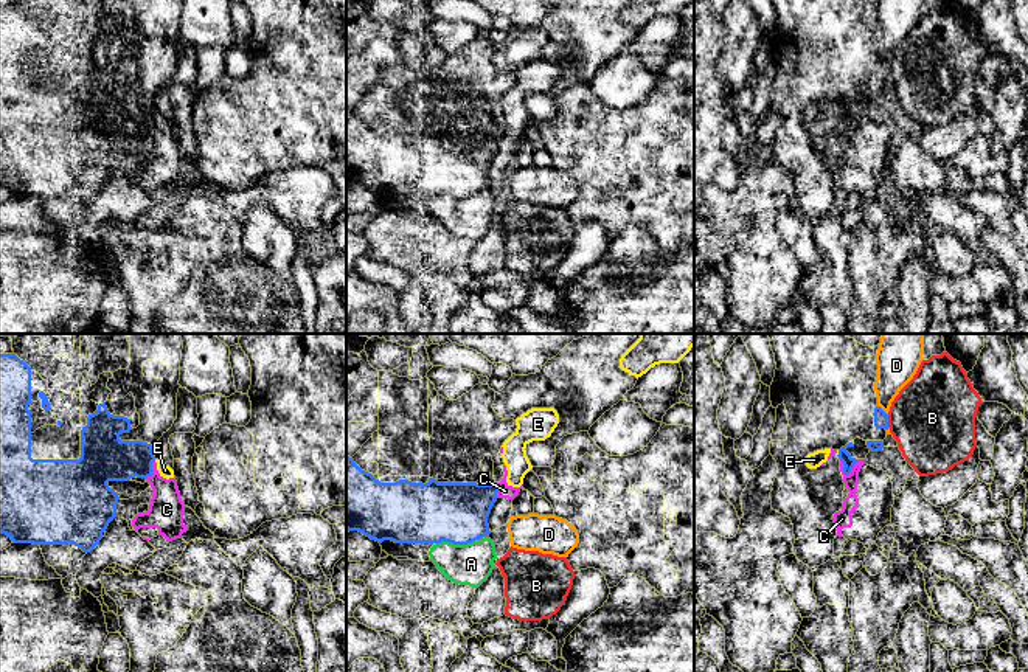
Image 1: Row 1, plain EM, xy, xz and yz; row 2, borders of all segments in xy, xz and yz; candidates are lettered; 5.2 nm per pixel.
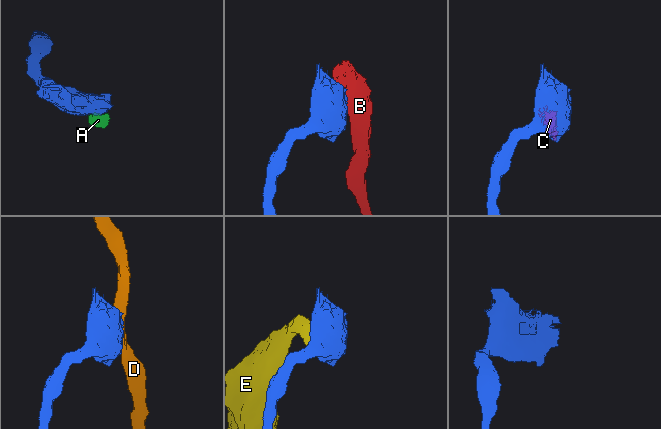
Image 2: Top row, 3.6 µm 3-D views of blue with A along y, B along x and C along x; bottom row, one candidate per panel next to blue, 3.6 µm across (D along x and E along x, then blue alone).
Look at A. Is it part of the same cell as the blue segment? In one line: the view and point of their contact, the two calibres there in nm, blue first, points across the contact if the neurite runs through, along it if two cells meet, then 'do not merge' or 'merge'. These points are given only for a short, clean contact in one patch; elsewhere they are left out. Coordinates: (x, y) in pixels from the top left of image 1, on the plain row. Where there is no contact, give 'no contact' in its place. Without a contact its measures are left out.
contact xz (455, 196); calibres 320 and 220 nm; border xz (474, 193), (466, 196), (437, 196); do not merge

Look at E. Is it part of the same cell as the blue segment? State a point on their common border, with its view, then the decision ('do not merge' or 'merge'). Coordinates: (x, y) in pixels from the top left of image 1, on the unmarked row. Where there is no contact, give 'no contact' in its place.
yz (839, 106) | do not merge

